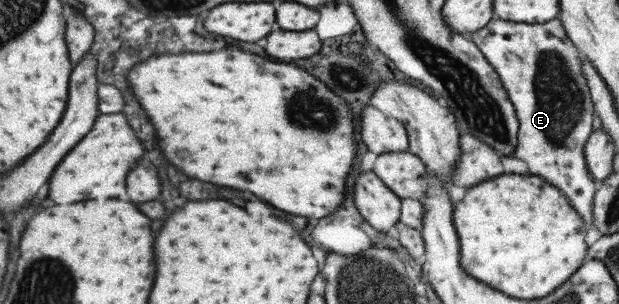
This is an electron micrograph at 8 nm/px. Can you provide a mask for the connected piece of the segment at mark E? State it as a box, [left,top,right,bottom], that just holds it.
[468,17,598,226]

